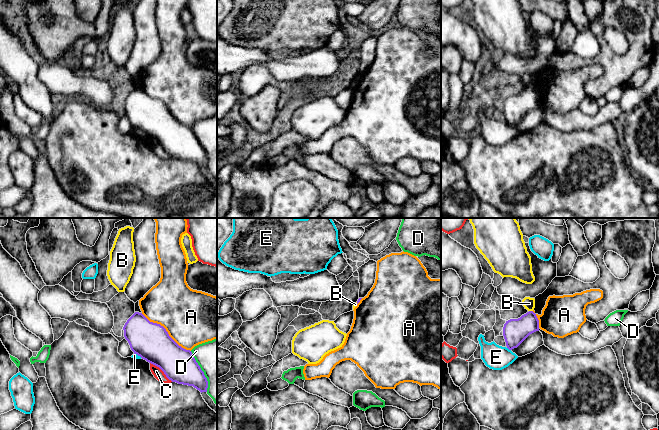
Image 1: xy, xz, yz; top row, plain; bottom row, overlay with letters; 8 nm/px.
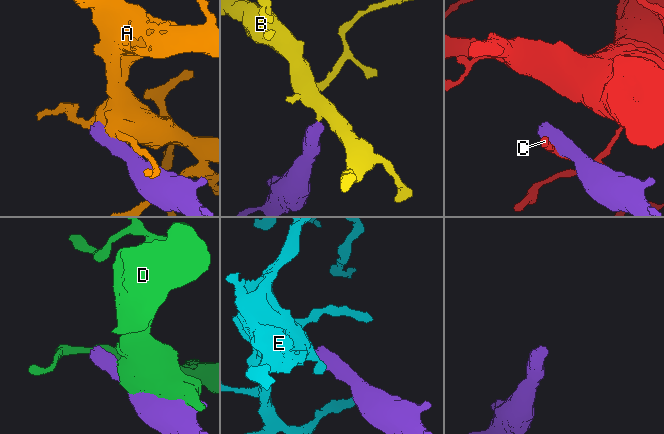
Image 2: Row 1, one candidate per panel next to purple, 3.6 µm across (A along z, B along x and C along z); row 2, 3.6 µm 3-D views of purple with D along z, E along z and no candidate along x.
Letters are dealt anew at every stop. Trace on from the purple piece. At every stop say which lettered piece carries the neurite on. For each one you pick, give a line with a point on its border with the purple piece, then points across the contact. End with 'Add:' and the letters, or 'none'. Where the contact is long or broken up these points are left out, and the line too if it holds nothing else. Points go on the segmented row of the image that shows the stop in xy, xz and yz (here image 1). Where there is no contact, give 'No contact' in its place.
Add: none

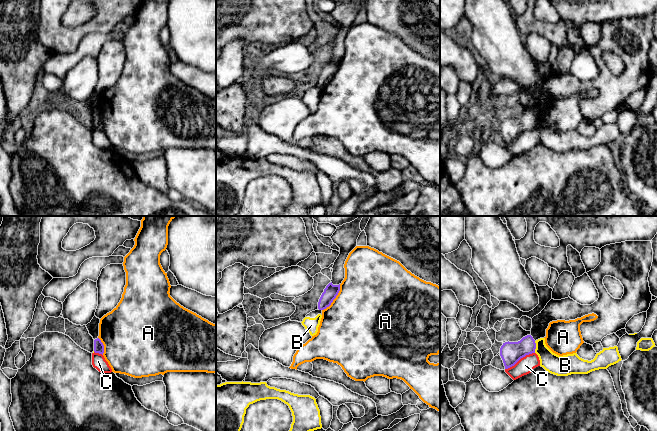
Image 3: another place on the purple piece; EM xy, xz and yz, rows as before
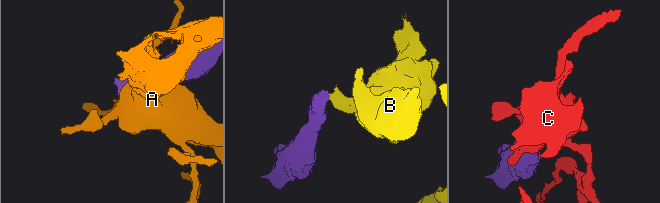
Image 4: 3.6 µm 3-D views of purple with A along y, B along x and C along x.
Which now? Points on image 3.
Add: none

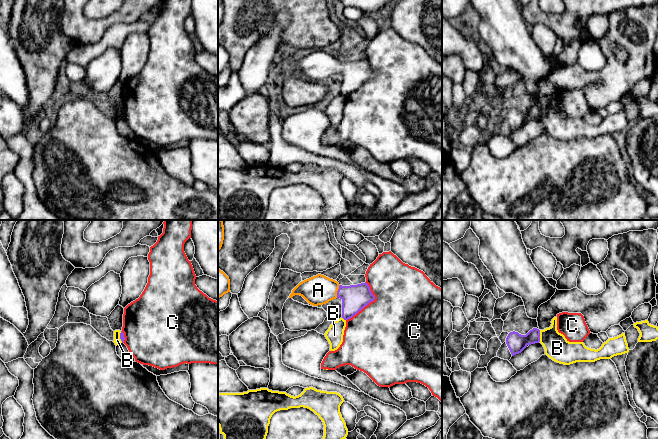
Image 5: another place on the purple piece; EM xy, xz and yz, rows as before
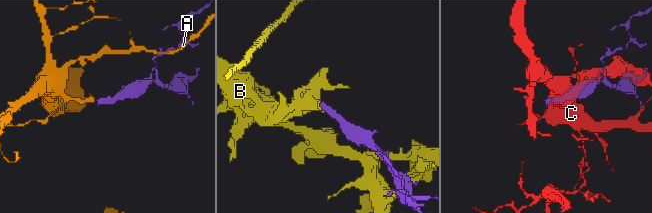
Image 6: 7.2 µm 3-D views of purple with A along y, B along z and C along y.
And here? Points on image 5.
A: Touches purple at xz (337, 291). Path across: xz (354, 298), (347, 293), (337, 291), (318, 290)
Add: A

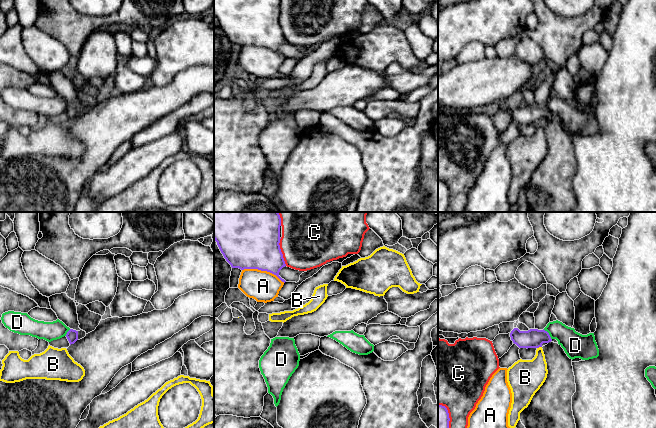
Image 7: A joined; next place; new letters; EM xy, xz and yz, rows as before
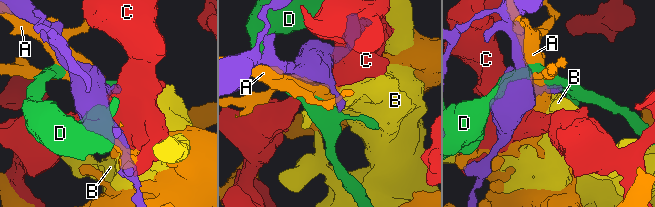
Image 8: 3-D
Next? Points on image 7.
Add: none

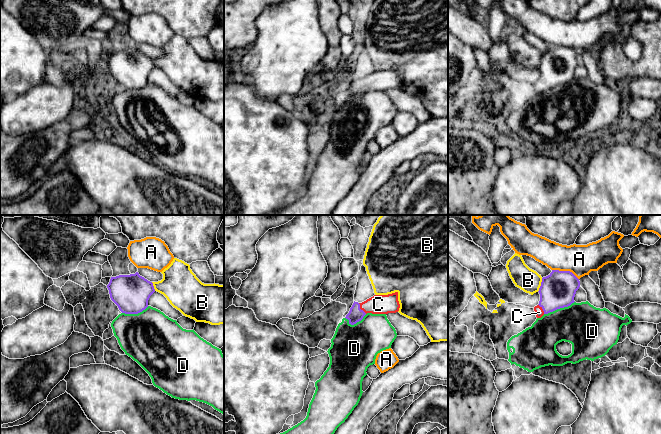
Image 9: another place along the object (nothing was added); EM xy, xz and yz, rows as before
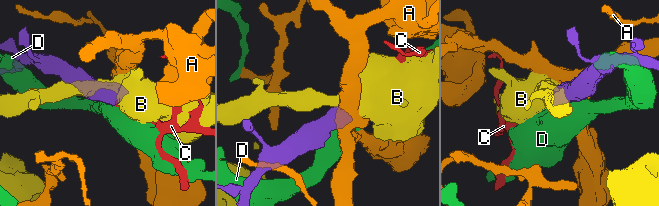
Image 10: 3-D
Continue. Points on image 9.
C: Touches purple at xz (360, 309). Path across: xz (355, 314), (360, 309), (378, 304)
Add: C

